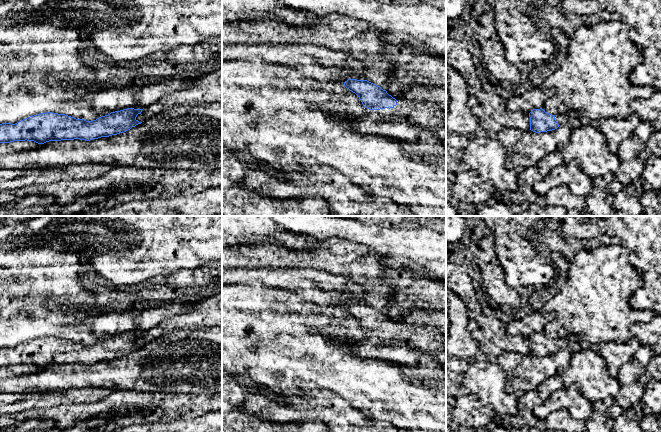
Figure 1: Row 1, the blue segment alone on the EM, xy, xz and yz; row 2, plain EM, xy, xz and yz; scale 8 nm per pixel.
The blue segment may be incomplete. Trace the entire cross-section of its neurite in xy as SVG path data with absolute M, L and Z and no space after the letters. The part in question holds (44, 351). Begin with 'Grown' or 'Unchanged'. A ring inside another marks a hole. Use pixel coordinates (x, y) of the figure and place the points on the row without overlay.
Unchanged. M127 332L111 336L93 345L52 336L39 337L15 348L0 348L0 367L27 364L44 368L49 365L74 363L90 365L109 361L141 348L142 346L136 341L142 334Z

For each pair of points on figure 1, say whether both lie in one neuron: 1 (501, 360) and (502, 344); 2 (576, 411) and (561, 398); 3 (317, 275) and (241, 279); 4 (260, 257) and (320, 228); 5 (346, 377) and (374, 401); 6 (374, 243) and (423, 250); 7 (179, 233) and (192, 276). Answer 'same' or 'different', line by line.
1: different
2: same
3: same
4: different
5: same
6: same
7: different

